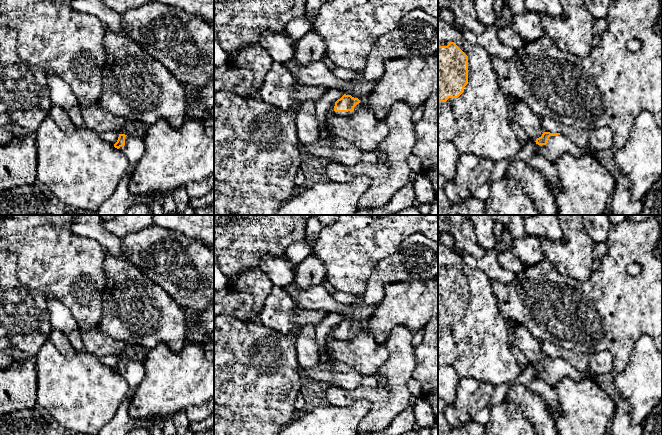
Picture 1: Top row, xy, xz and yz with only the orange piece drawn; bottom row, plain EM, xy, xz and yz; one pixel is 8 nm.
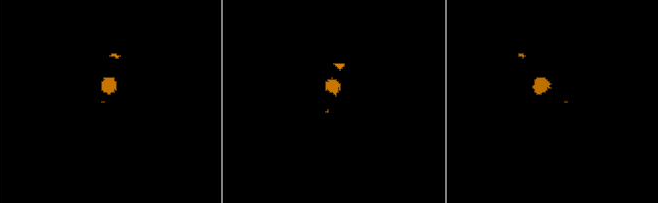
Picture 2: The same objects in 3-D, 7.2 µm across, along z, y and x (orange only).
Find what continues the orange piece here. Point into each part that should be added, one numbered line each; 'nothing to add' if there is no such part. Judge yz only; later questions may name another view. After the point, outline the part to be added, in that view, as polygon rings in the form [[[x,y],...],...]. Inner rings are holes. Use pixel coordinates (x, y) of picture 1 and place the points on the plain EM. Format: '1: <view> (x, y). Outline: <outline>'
1: yz (476, 346). Outline: [[[438,237],[438,270],[454,266],[468,280],[468,308],[458,322],[438,326],[438,364],[454,367],[460,378],[470,377],[497,386],[519,377],[523,371],[508,345],[509,319],[500,315],[491,278],[471,267]]]

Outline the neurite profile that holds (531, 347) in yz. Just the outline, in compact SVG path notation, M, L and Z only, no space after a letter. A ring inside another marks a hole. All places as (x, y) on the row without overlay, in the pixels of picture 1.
M515 323L514 337L515 346L524 354L529 363L539 362L545 356L541 348L541 342L521 324Z

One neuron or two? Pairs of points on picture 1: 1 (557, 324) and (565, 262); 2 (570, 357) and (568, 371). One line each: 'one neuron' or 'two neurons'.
1: two neurons
2: two neurons

